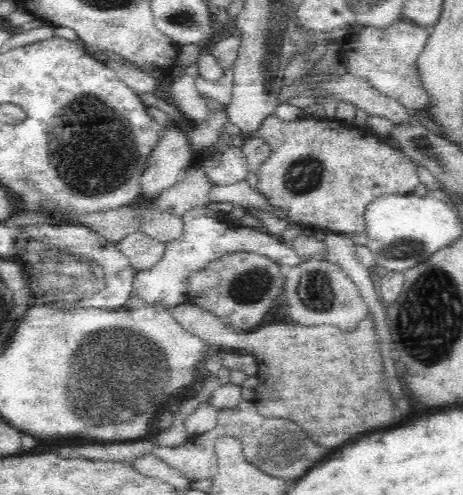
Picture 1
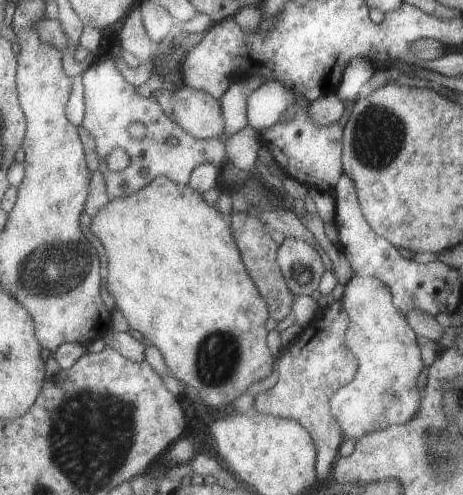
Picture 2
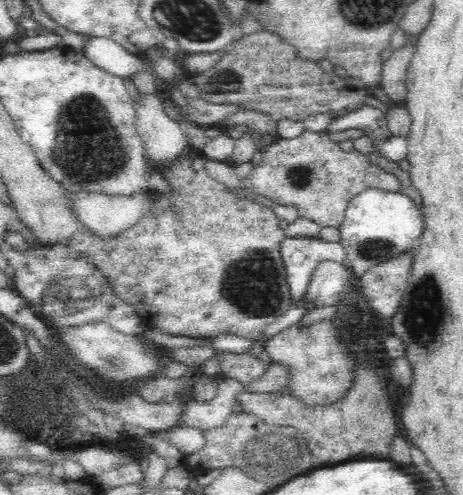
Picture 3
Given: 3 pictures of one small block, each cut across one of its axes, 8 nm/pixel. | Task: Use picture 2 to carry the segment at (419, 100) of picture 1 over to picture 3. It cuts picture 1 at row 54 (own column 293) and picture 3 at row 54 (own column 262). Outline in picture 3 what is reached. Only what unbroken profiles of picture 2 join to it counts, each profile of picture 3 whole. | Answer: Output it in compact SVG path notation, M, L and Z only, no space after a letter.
M414 40L408 42L406 46L402 46L400 50L392 52L392 56L388 60L384 60L384 68L382 68L382 80L380 80L380 88L386 92L386 96L392 100L392 104L402 104L408 96L408 68L414 56Z

